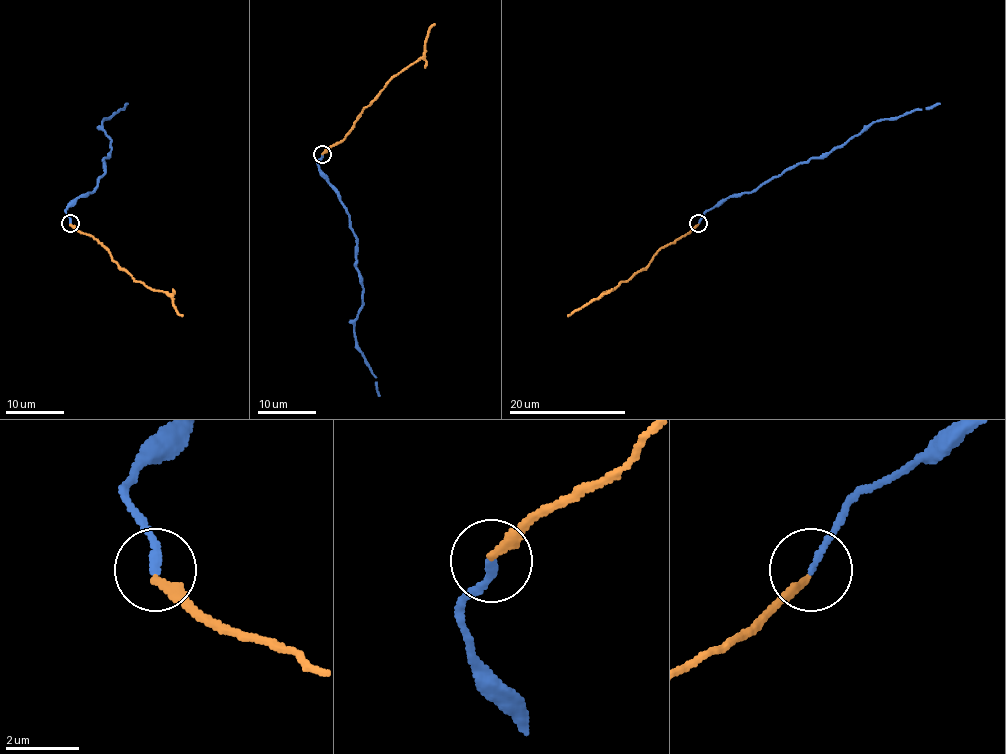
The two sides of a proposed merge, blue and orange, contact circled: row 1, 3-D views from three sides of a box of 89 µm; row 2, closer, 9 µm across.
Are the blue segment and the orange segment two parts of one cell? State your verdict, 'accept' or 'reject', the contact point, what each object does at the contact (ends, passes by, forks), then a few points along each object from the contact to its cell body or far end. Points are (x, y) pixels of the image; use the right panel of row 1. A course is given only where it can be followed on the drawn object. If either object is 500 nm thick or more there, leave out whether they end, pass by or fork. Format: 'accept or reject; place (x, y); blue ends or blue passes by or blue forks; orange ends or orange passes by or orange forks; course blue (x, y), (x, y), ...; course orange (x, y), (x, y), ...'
accept; place (698, 223); blue ends; orange ends; course blue (699, 223), (709, 210), (728, 198), (751, 192), (811, 159), (827, 156), (876, 121), (892, 119), (940, 103); course orange (699, 224), (664, 246), (643, 269), (627, 281), (598, 298), (593, 298), (568, 316)

